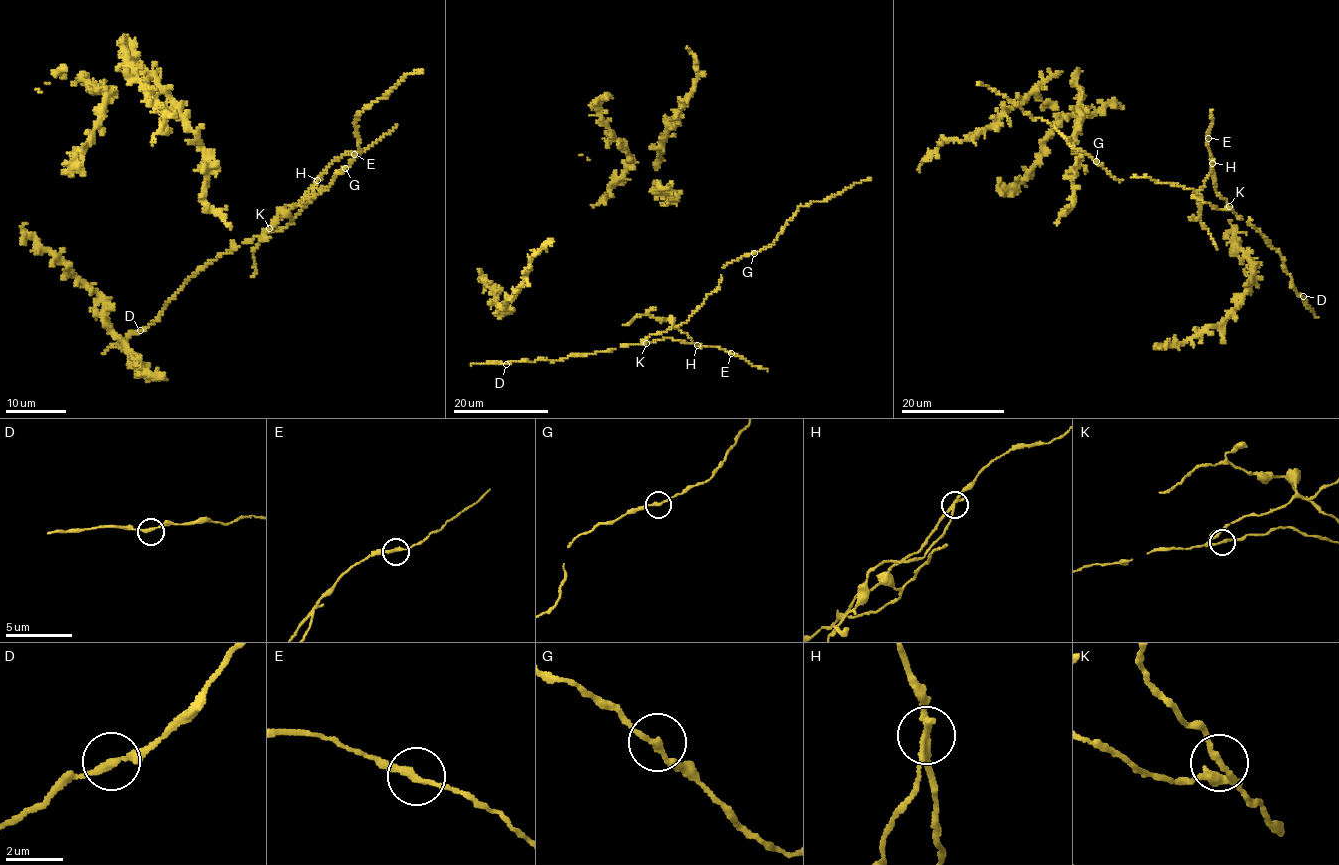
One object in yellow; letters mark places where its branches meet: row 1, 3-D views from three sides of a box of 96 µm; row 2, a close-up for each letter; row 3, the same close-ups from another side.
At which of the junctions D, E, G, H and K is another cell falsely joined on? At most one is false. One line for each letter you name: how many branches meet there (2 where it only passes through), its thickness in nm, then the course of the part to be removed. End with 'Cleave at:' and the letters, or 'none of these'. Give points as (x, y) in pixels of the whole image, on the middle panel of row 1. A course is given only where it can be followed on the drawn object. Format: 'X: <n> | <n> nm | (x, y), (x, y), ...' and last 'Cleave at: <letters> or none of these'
H: 3 | 200 nm | (697, 345), (668, 319), (639, 315), (623, 325)
Cleave at: H

